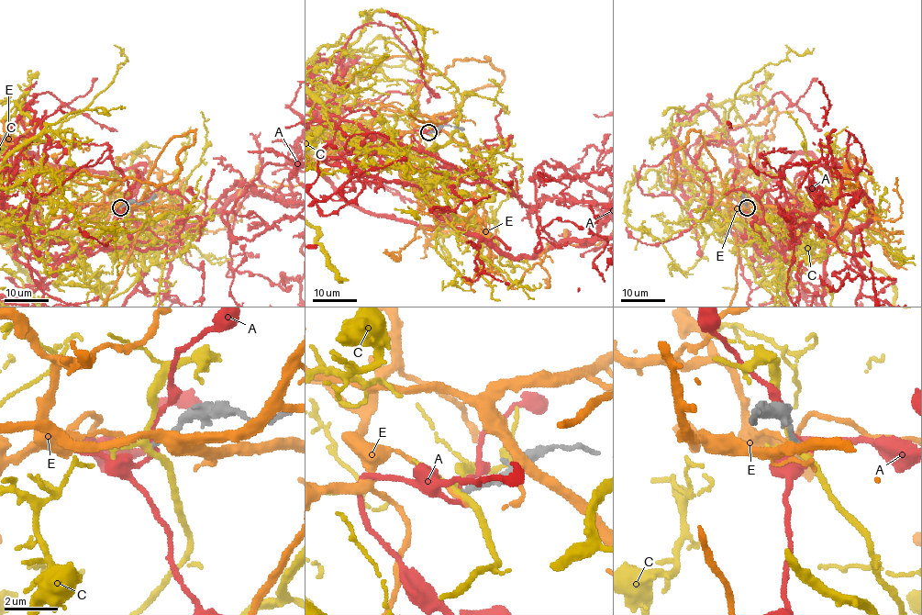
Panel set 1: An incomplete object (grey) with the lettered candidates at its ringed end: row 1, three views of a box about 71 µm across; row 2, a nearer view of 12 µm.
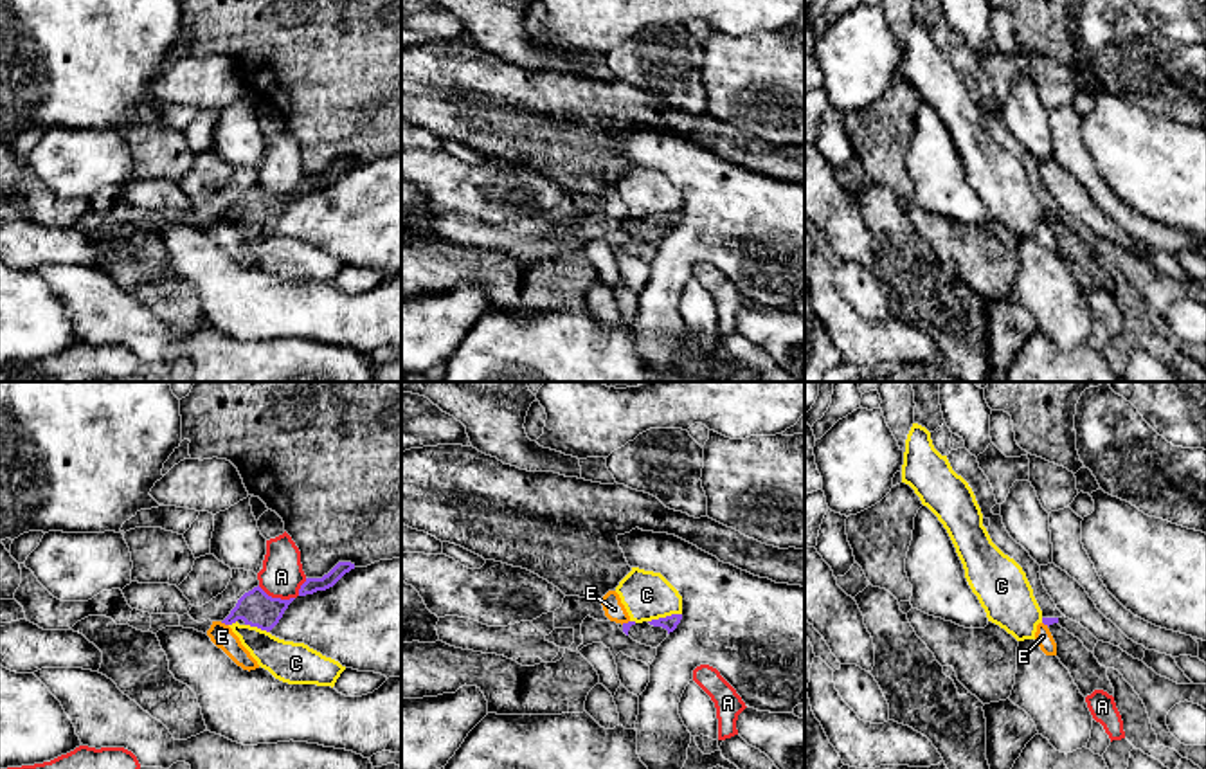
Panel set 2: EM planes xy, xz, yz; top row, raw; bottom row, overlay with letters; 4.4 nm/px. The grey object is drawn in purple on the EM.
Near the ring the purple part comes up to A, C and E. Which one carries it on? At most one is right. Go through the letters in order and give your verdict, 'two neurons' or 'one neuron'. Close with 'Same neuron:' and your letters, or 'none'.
A: two neurons
C: two neurons
E: two neurons
Same neuron: none

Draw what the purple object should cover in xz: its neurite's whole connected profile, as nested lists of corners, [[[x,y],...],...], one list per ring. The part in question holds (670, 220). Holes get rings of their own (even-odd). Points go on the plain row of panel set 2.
[[[671,211],[643,220],[628,218],[623,220],[623,229],[641,241],[657,245],[668,234],[668,231],[677,225],[680,216],[682,211]]]

